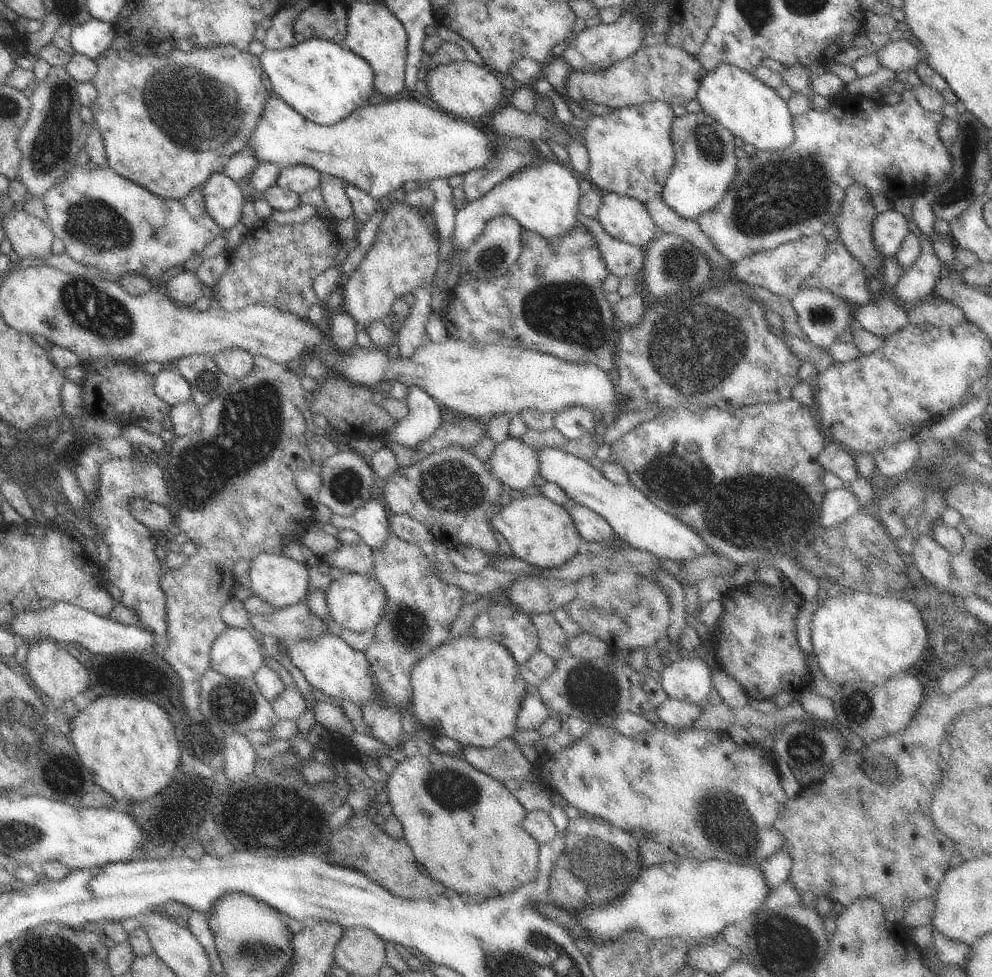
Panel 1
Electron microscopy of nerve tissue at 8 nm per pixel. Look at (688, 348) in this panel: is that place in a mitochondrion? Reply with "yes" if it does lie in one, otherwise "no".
yes

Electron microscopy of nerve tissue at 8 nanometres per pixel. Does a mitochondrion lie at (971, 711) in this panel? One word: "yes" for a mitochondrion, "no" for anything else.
no

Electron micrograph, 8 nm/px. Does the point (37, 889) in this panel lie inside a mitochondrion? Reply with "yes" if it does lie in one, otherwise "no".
no

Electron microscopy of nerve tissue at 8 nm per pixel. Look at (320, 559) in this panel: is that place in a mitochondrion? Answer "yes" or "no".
no

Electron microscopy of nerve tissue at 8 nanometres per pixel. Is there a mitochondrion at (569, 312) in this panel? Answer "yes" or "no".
yes

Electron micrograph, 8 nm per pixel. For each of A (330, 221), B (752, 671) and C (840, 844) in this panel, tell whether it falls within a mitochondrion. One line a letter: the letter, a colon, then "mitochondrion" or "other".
A: other
B: other
C: other

